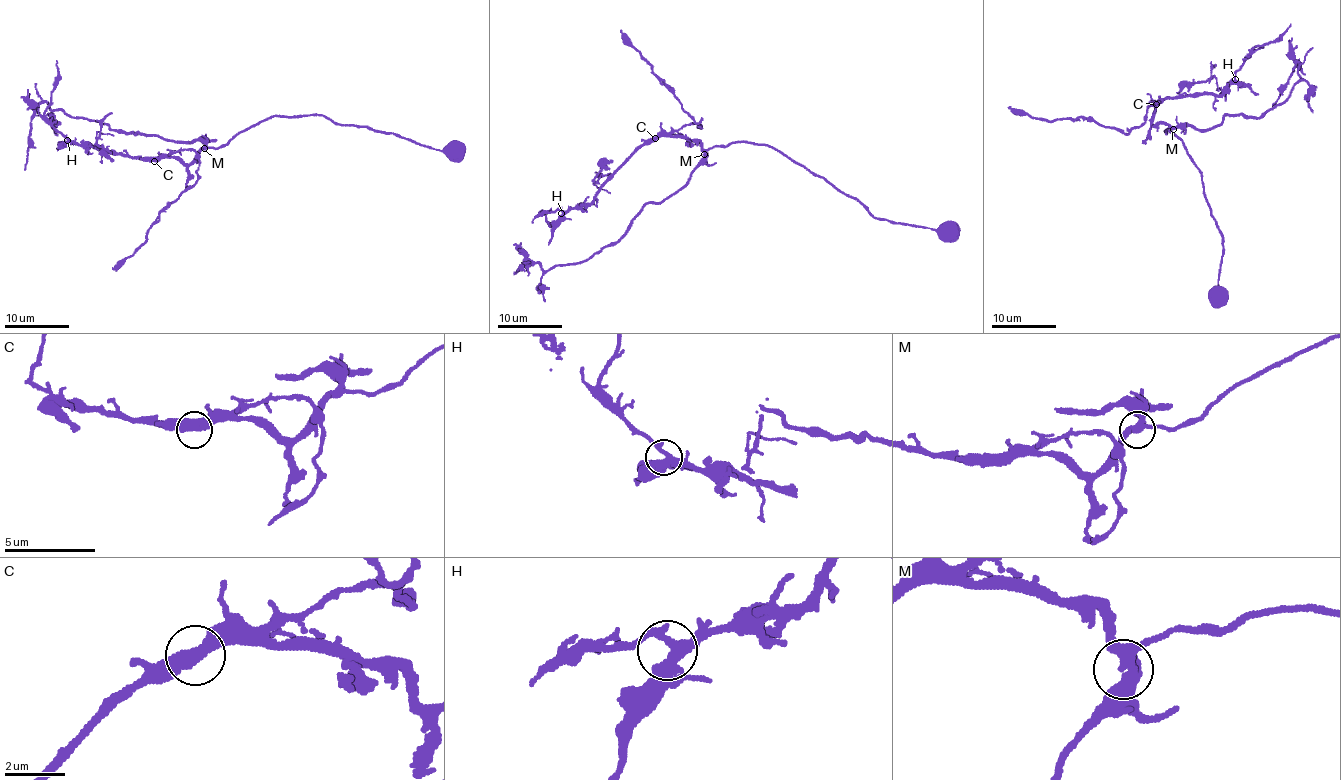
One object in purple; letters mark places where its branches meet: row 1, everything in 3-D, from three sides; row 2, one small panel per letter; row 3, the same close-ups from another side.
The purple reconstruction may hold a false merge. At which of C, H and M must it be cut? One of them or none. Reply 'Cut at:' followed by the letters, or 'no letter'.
Cut at: C

